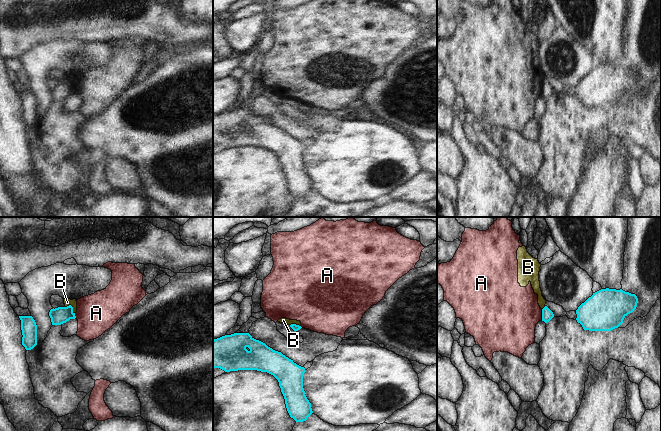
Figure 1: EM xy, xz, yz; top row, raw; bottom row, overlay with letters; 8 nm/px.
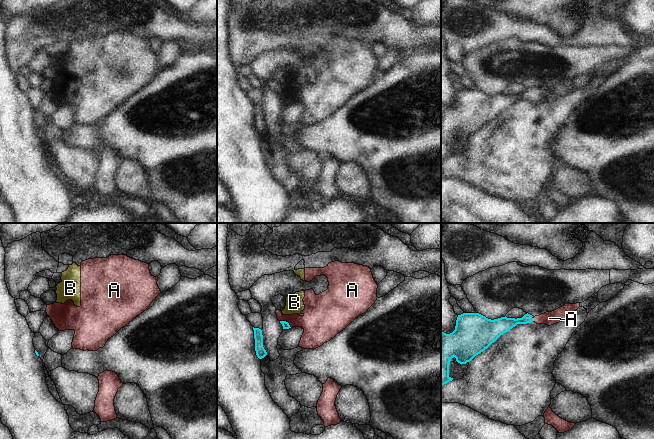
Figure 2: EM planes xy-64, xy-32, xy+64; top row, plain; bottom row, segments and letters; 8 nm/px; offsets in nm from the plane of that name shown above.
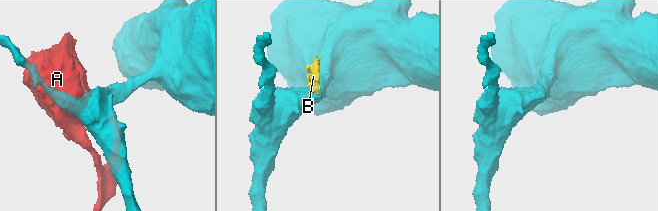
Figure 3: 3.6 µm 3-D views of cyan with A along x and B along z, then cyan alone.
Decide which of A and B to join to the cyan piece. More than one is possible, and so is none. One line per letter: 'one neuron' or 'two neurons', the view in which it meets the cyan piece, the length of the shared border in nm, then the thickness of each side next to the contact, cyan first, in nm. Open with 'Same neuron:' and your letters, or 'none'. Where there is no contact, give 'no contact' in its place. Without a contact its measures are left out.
Same neuron: none
A: two neurons; contact in yz; length 100 nm; calibres 90 and 440 nm
B: two neurons; contact in xy; length 110 nm; calibres 140 and 60 nm

